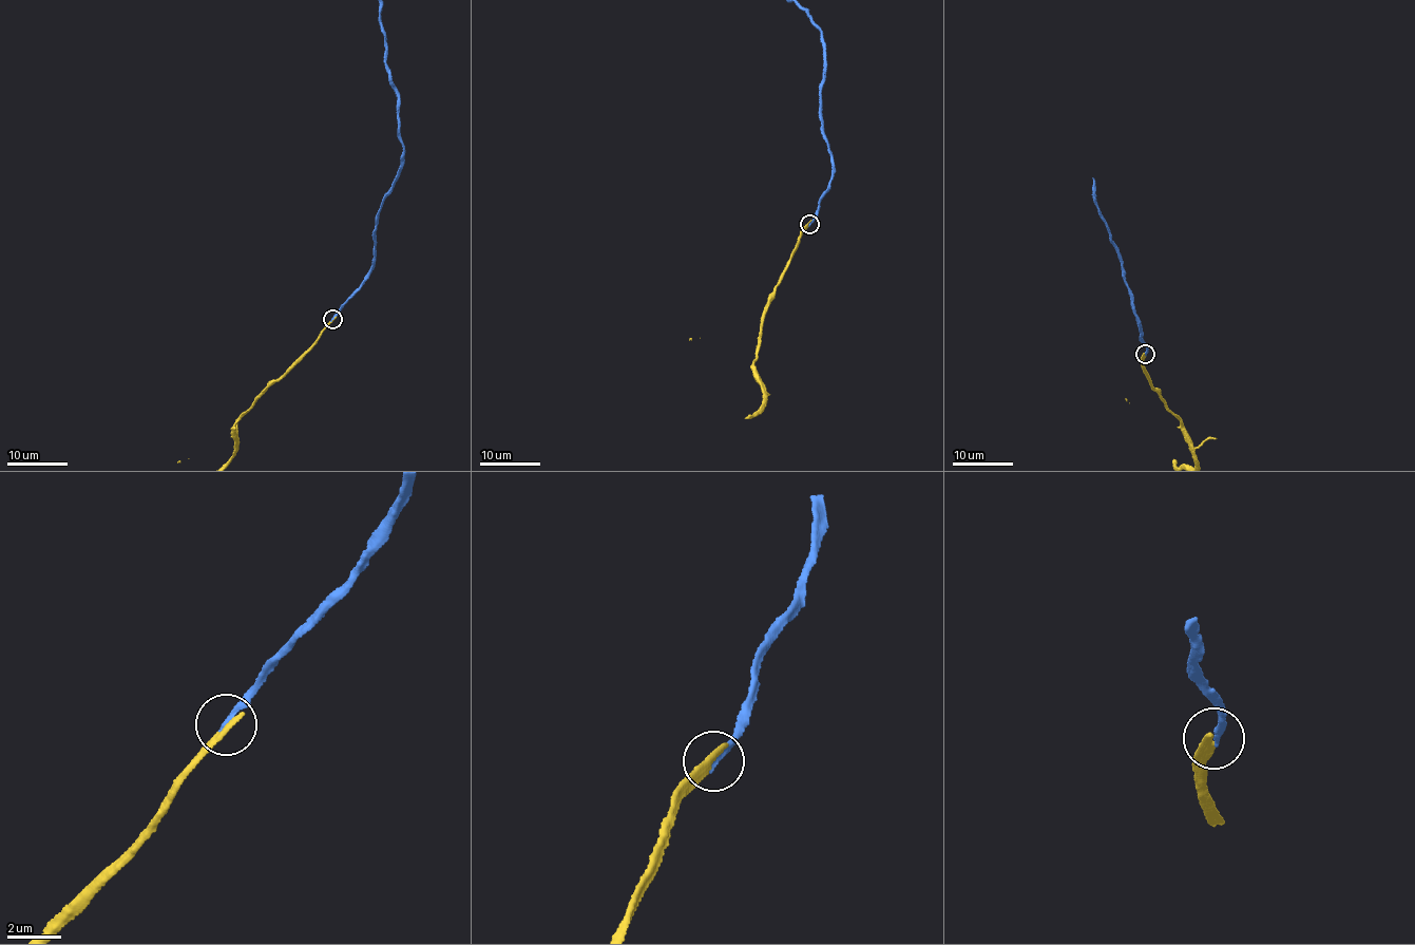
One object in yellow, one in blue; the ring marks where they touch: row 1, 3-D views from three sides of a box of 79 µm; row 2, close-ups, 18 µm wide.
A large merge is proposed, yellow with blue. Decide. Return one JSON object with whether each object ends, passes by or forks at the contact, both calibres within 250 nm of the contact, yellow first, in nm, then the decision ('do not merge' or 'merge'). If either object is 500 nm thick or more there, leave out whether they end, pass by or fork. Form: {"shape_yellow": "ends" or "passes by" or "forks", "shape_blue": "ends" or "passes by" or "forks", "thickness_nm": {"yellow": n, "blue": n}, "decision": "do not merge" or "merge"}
{"shape_yellow": "ends", "shape_blue": "ends", "thickness_nm": {"yellow": 260, "blue": 180}, "decision": "merge"}

